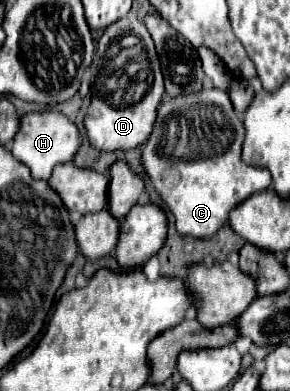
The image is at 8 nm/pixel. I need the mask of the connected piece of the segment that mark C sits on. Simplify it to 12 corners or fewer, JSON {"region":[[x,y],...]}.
{"region":[[206,89],[158,107],[142,165],[178,233],[212,237],[272,185]]}

